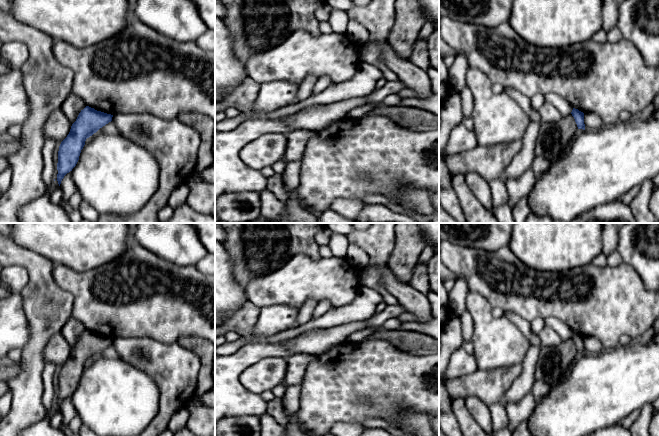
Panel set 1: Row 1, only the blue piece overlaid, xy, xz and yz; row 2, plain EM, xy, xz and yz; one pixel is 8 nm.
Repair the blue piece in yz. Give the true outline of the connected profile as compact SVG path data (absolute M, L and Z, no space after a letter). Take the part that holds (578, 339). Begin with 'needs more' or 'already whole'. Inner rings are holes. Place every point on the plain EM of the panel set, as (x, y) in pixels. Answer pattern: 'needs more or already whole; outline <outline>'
already whole; outline M573 332L571 338L575 343L578 353L585 354L584 337L579 335L578 333Z

